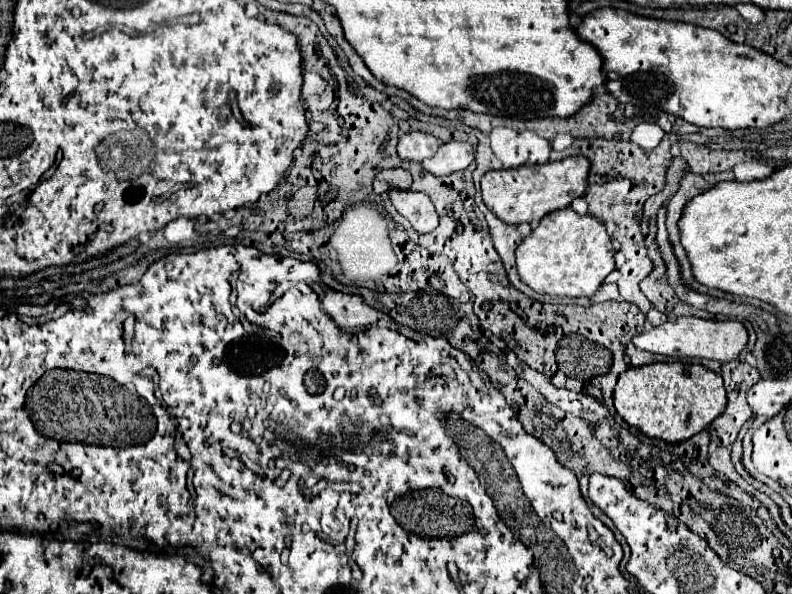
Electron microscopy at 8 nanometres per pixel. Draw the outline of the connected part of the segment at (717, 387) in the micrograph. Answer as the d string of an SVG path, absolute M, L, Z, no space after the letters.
M652 363L626 369L614 387L614 407L630 425L638 427L648 437L658 437L668 443L678 443L700 433L726 407L726 389L722 377L704 365Z

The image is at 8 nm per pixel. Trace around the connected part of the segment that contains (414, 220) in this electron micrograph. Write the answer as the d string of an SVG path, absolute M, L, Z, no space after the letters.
M390 191L390 201L418 233L430 233L438 227L438 213L432 199L422 191Z

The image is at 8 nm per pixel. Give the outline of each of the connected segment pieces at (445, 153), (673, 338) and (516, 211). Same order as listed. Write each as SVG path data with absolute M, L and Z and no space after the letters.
M462 141L442 143L438 153L426 161L422 161L424 169L432 175L450 175L456 171L464 171L474 161L474 147Z
M678 317L676 321L666 321L664 325L646 329L644 333L634 337L634 345L650 353L672 355L672 357L716 359L716 361L736 359L746 347L746 343L748 343L748 333L740 321L714 321L700 317Z
M566 157L562 161L548 161L544 165L526 165L516 169L498 169L488 171L480 181L480 195L484 205L498 215L502 221L518 223L538 223L544 215L568 207L576 197L582 197L586 191L586 179L590 171L590 161L586 157Z

